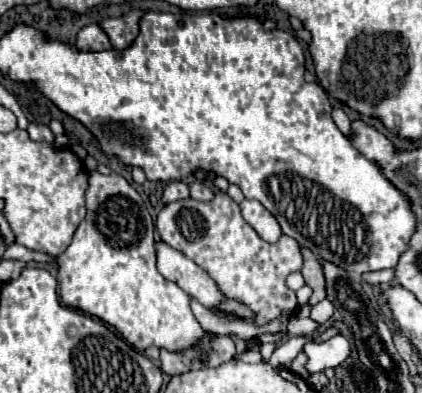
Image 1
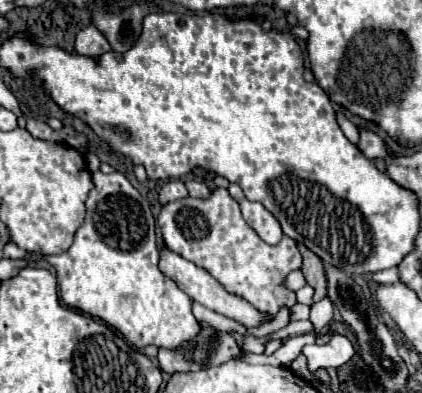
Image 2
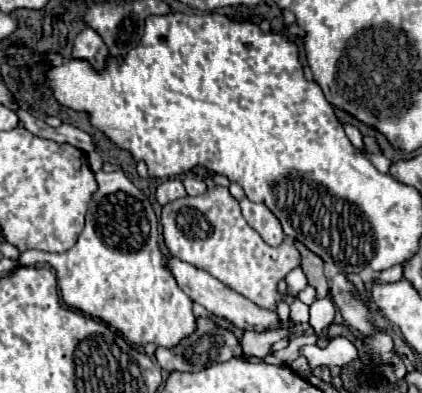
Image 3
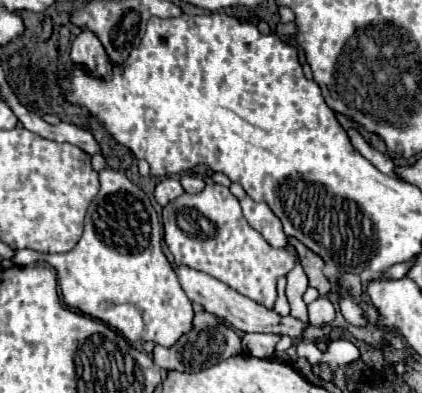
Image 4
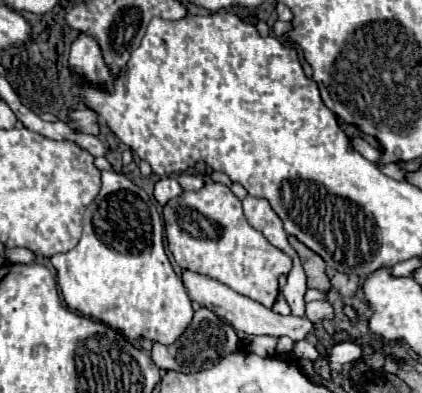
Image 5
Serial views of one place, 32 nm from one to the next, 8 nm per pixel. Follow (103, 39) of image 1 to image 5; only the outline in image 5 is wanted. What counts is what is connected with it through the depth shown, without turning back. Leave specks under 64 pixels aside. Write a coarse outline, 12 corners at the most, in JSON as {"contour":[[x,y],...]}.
{"contour":[[90,34],[72,42],[70,70],[90,82],[112,82]]}

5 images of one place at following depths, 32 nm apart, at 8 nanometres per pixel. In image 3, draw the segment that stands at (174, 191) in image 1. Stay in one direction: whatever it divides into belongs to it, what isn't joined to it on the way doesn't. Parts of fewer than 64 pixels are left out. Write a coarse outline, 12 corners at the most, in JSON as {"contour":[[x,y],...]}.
{"contour":[[166,180],[156,190],[156,200],[164,206],[184,198],[182,180]]}

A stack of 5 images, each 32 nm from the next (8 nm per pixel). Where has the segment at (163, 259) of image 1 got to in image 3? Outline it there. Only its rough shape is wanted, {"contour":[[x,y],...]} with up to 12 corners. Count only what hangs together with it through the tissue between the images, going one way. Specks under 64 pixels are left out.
{"contour":[[166,256],[166,270],[206,310],[240,330],[278,328],[256,308],[208,272]]}

